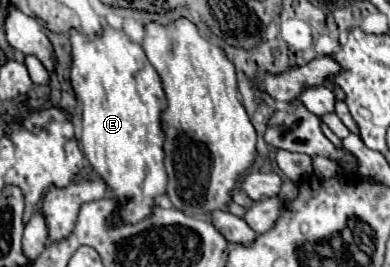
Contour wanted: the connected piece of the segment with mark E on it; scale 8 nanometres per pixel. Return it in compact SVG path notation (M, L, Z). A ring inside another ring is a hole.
M102 25L94 35L86 35L80 29L70 29L72 43L72 87L76 99L82 103L82 145L84 155L96 173L108 183L110 191L118 199L130 199L122 207L122 219L136 223L146 215L152 215L154 197L166 191L166 171L164 171L164 135L160 129L160 113L166 107L166 97L162 89L160 75L154 71L152 63L146 59L142 45L134 43L124 29L114 29L112 25Z

